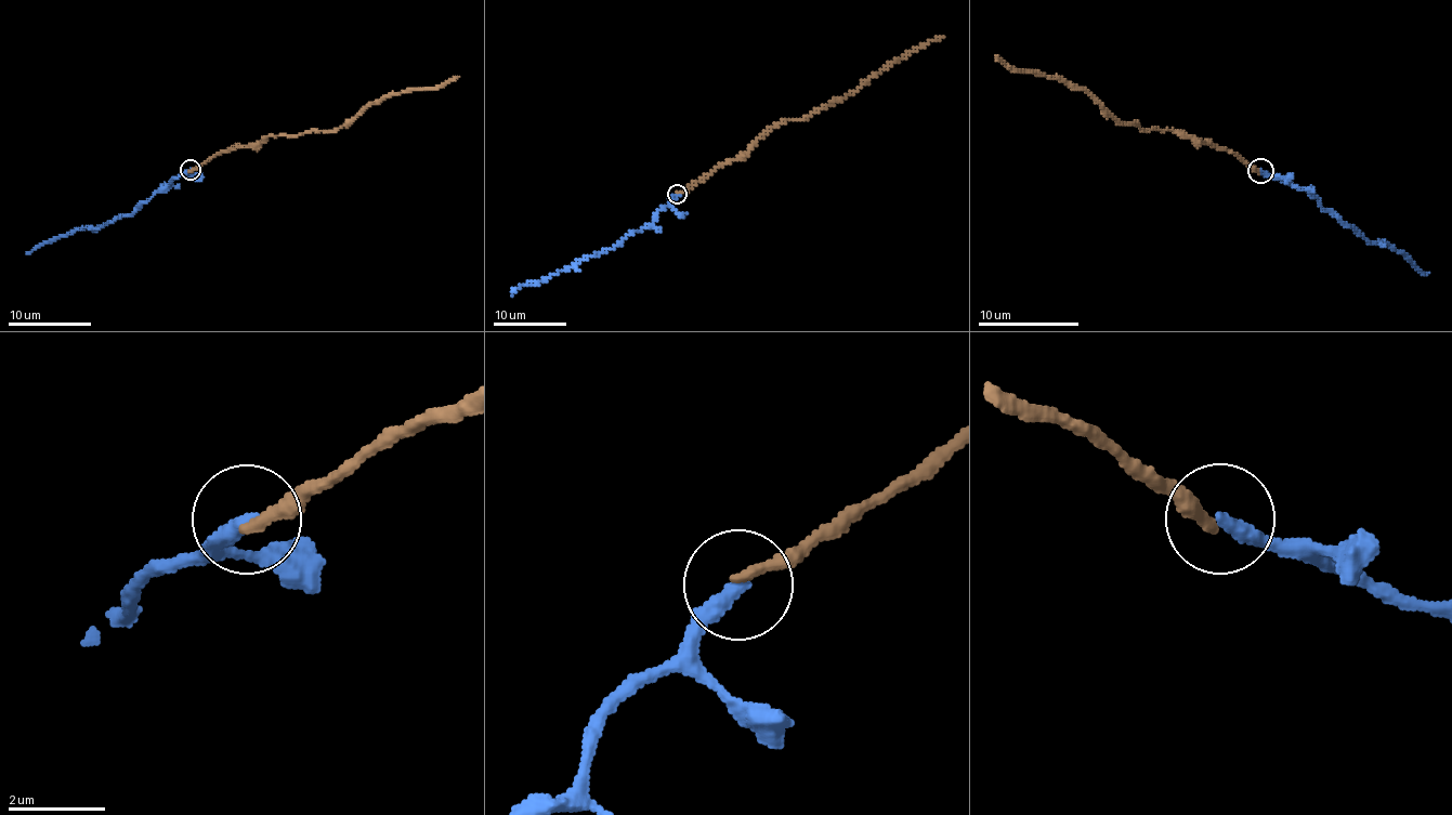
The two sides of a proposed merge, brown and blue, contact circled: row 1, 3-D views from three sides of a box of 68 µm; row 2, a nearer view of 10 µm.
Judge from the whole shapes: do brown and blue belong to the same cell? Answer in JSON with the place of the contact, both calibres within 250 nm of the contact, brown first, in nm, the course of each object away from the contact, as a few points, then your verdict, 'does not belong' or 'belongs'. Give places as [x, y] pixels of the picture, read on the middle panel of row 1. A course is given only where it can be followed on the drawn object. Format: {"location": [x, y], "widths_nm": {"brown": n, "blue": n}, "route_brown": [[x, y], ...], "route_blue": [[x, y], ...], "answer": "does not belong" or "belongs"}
{"location": [677, 194], "widths_nm": {"brown": 240, "blue": 340}, "route_brown": [[678, 193], [723, 163], [740, 158], [781, 122], [807, 118], [860, 88], [894, 63], [931, 41], [944, 38]], "route_blue": [[678, 195], [656, 214], [654, 222], [631, 232], [611, 248], [585, 257], [546, 278], [528, 283], [511, 294]], "answer": "belongs"}

